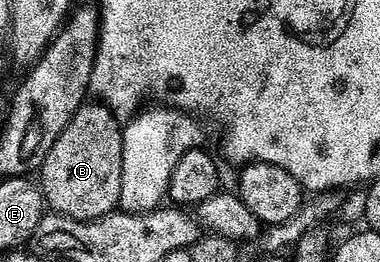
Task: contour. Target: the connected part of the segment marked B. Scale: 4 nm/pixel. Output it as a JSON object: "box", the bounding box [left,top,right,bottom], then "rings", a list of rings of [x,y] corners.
{"box":[38,101,124,219],"rings":[[[99,101],[85,102],[54,141],[54,149],[38,172],[44,202],[57,215],[68,219],[101,219],[120,207],[122,165],[124,164],[124,127],[114,112]]]}

